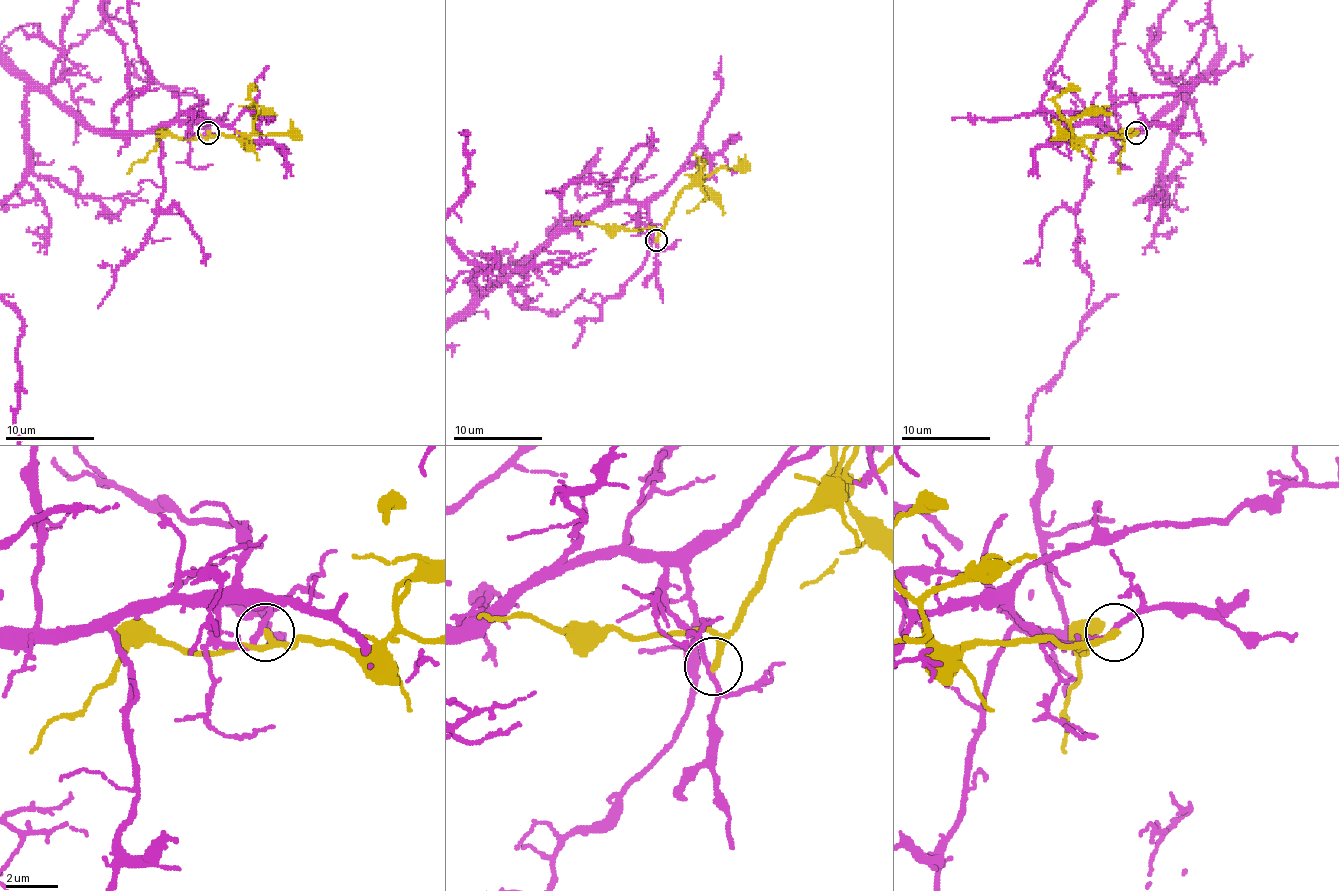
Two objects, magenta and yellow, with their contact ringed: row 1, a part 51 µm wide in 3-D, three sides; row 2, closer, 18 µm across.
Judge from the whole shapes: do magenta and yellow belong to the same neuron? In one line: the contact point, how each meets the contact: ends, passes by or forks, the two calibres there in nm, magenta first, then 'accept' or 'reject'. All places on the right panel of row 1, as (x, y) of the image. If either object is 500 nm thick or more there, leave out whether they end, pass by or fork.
at (1136, 132); magenta passes by; yellow ends there; 220 nm thick on the magenta side, 280 nm on the other; reject

